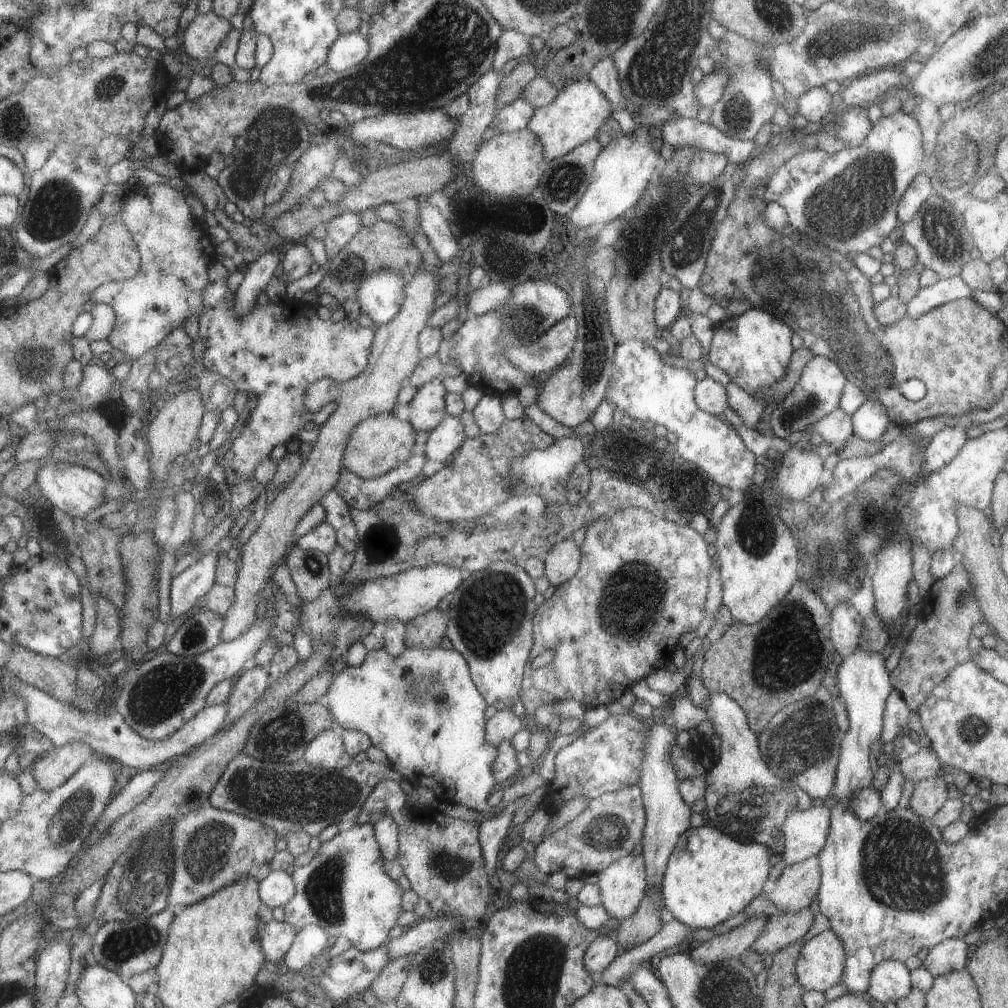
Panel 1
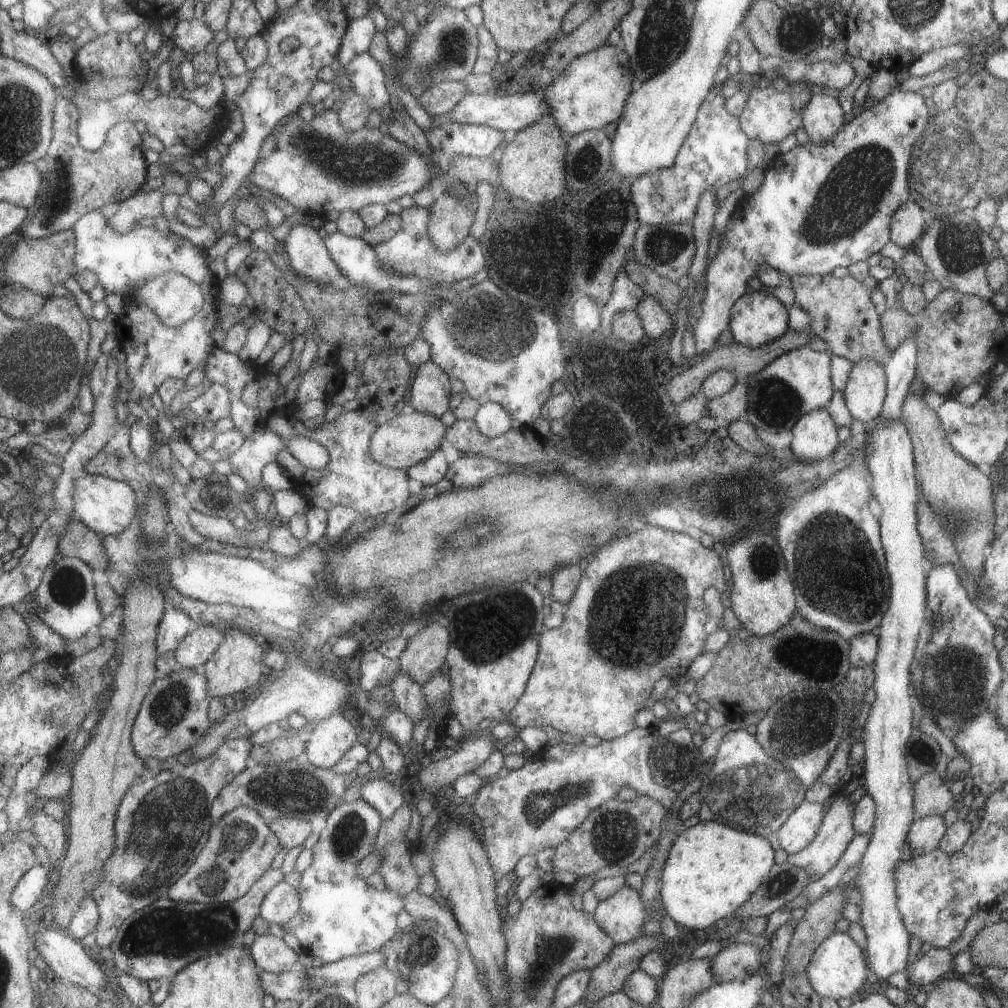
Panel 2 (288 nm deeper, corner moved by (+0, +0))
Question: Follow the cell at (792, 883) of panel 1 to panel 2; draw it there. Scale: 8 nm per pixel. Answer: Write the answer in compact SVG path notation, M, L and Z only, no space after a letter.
M837 798L835 802L831 802L831 806L827 808L823 820L821 820L821 826L819 826L819 832L817 836L813 838L813 842L809 846L805 846L799 854L793 854L793 856L787 856L787 862L793 864L795 868L801 868L801 872L805 872L805 876L811 880L815 876L823 876L827 874L841 858L841 854L845 852L845 848L849 846L849 842L855 838L855 830L853 830L853 808L851 804L847 802L847 798Z

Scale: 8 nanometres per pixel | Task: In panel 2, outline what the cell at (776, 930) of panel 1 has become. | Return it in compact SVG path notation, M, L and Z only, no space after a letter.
M729 944L713 958L715 984L747 980L761 970L761 946Z

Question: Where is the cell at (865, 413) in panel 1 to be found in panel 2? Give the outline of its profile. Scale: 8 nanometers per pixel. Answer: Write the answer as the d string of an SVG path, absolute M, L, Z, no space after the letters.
M857 362L843 390L849 416L861 424L879 416L885 400L885 370L877 362Z

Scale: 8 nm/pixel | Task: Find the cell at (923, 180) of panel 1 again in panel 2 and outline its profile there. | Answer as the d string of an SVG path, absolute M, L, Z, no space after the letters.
M907 200L899 210L891 216L891 242L903 250L913 248L915 240L919 240L925 232L923 224L923 208L917 206L917 202Z

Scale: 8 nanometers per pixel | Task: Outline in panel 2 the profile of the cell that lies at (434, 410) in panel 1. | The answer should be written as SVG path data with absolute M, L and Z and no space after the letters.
M427 362L417 370L417 376L411 386L411 404L417 412L441 418L451 402L451 376L437 366Z

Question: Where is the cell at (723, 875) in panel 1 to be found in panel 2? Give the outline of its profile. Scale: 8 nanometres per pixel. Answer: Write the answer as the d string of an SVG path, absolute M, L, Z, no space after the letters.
M699 822L677 838L663 874L667 916L689 930L709 930L733 916L761 886L773 866L773 850L765 836L739 832L719 822Z

